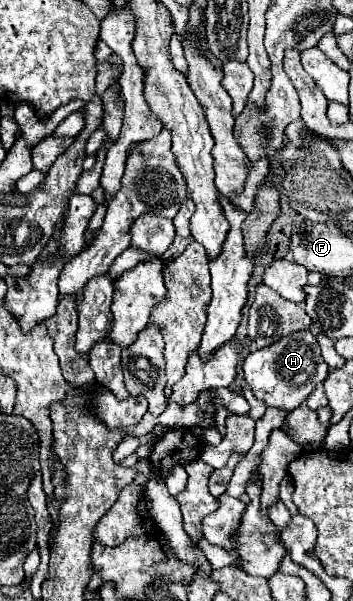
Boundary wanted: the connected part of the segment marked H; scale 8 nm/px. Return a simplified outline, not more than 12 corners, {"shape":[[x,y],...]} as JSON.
{"shape":[[300,329],[244,359],[268,407],[296,409],[326,377],[316,335]]}

